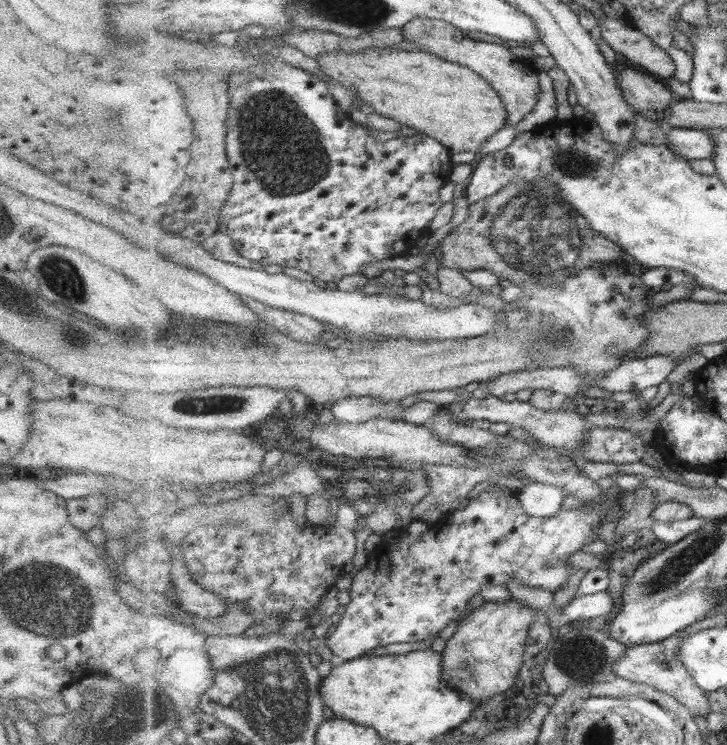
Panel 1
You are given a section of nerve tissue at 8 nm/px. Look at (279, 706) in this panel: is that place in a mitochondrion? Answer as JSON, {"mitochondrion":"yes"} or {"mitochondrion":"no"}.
{"mitochondrion":"yes"}

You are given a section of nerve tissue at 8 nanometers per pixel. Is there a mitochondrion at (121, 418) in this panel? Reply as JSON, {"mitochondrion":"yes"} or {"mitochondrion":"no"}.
{"mitochondrion":"no"}

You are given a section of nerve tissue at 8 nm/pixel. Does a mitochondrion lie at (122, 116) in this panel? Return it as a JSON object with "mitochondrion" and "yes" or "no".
{"mitochondrion":"yes"}

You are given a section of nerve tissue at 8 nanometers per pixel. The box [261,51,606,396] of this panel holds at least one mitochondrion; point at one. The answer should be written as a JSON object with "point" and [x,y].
{"point":[526,235]}

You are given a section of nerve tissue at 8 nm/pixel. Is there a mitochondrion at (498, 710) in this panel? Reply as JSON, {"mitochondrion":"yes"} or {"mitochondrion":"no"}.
{"mitochondrion":"no"}

